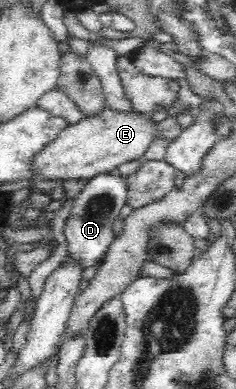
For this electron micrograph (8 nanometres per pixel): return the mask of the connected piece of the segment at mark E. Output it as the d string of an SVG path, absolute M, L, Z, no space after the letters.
M104 109L96 116L68 125L53 142L34 155L30 168L35 178L41 180L89 180L97 174L111 173L119 165L143 156L151 142L159 137L158 130L157 123L147 113Z

